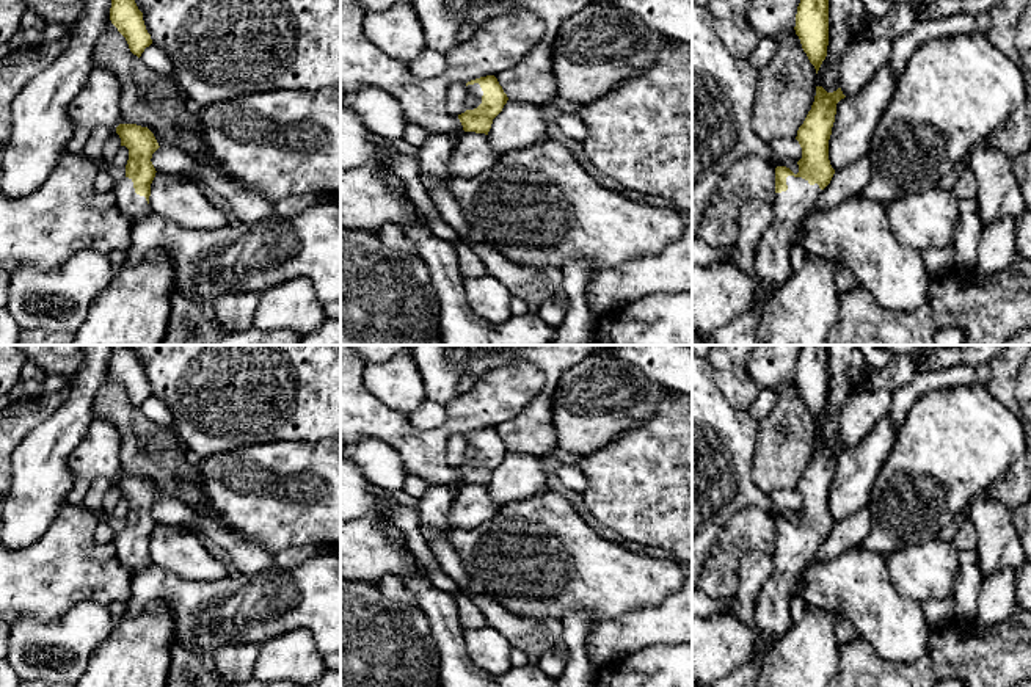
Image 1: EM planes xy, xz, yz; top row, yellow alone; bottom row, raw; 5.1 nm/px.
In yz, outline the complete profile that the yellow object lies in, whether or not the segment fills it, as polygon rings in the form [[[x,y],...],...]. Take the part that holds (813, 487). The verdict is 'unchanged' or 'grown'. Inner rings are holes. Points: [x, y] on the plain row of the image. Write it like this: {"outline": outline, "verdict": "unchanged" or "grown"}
{"outline": [[[816,438],[811,461],[796,488],[802,499],[799,524],[794,525],[786,518],[775,519],[774,569],[756,598],[755,624],[761,637],[753,657],[717,679],[712,687],[758,687],[761,663],[769,652],[769,638],[781,637],[794,623],[789,598],[797,577],[814,560],[821,543],[835,525],[829,511],[829,491],[836,455],[844,449],[841,439],[827,444],[822,438]]], "verdict": "grown"}

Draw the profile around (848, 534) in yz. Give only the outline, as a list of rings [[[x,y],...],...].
[[[865,507],[851,518],[835,522],[830,535],[821,543],[814,560],[827,562],[860,546],[869,530],[871,511]]]

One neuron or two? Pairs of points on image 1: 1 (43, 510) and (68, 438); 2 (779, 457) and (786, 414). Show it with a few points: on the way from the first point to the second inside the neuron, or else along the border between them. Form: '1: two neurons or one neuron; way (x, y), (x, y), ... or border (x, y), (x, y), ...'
1: one neuron; way (43, 493), (43, 468), (52, 455)
2: one neuron; way (785, 446), (786, 425)

